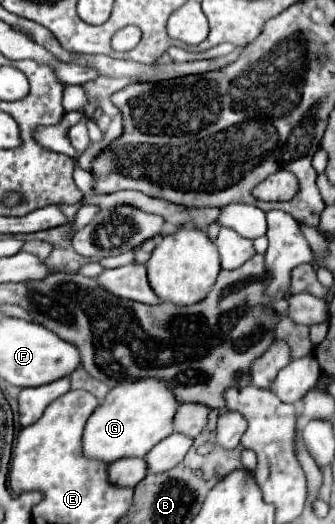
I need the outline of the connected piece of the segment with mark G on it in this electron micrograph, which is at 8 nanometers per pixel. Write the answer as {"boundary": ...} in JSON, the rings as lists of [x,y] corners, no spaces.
{"boundary":[[[138,379],[136,383],[118,383],[110,389],[100,407],[90,415],[82,447],[90,459],[114,463],[124,457],[144,457],[156,443],[174,431],[174,415],[178,401],[162,379]]]}

